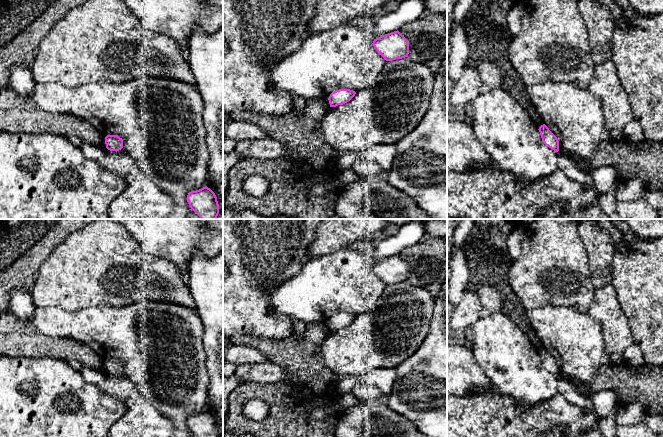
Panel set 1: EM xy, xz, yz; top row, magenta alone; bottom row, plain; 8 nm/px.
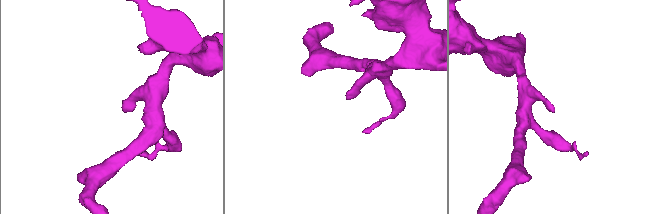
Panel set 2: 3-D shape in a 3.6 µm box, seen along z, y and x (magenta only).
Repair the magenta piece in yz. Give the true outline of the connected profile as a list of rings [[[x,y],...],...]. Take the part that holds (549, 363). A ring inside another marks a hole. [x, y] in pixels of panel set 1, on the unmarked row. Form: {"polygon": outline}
{"polygon": [[[543,348],[539,351],[539,356],[543,367],[552,374],[559,375],[559,365],[557,361],[549,354],[549,352]]]}

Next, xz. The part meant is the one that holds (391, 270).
{"polygon": [[[399,255],[382,259],[372,268],[386,285],[402,283],[409,278],[409,265]]]}

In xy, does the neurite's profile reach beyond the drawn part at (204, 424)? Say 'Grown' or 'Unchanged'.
Unchanged

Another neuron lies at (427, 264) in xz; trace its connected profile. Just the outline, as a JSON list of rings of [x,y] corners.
[[[427,233],[399,256],[409,265],[408,281],[436,297],[447,276],[447,239],[433,238]]]

